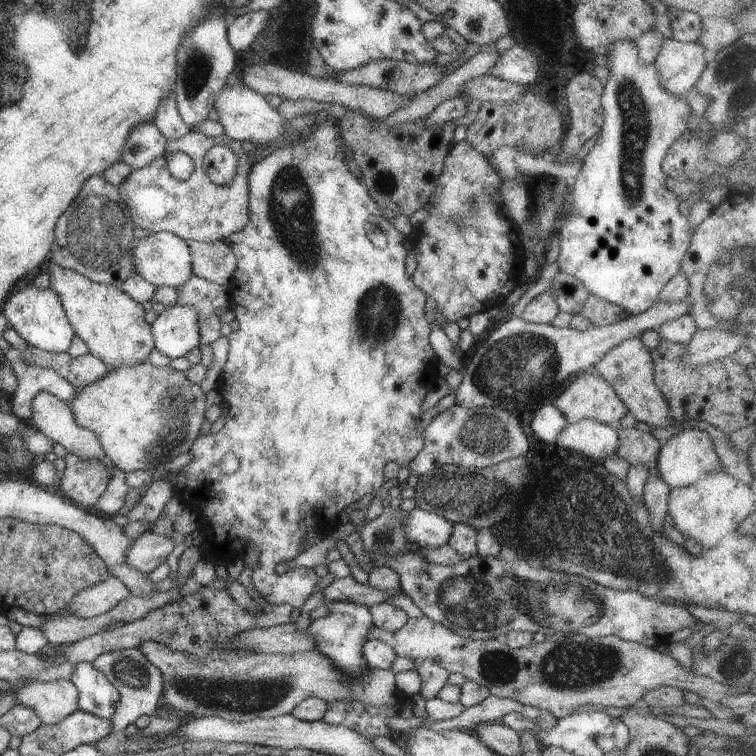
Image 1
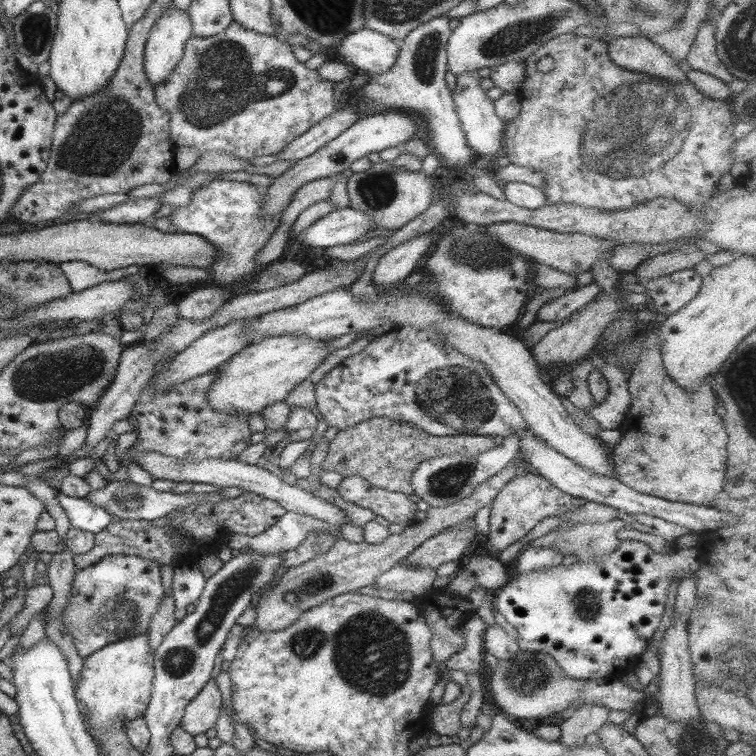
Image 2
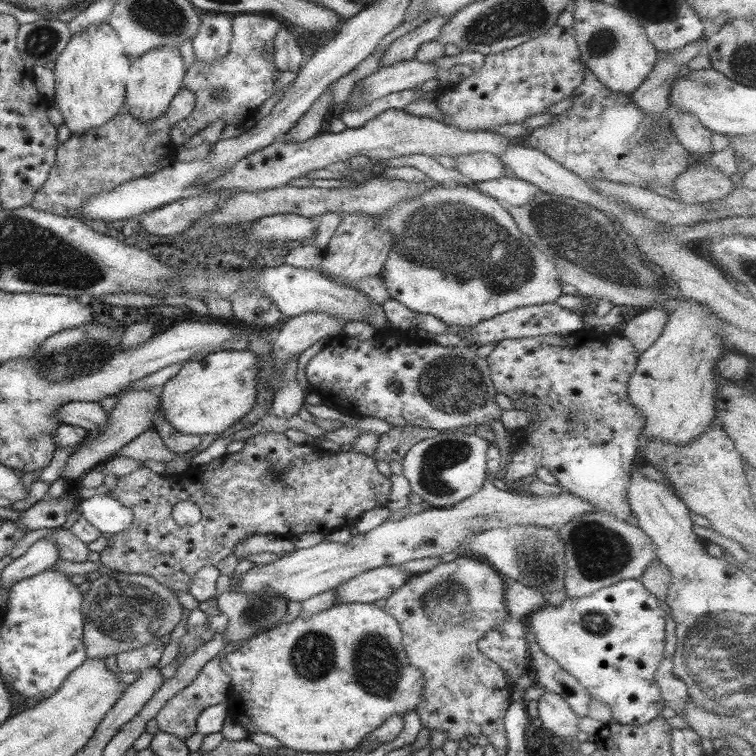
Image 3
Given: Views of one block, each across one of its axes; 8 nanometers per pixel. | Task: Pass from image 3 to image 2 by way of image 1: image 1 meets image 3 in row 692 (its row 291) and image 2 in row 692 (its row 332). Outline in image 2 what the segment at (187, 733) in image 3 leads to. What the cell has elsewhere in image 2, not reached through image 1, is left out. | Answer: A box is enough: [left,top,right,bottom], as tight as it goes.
[179,679,222,737]

